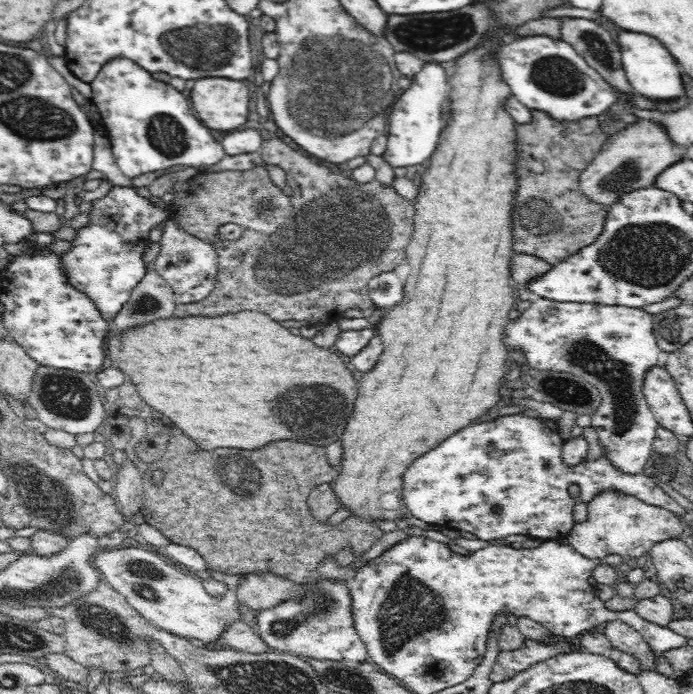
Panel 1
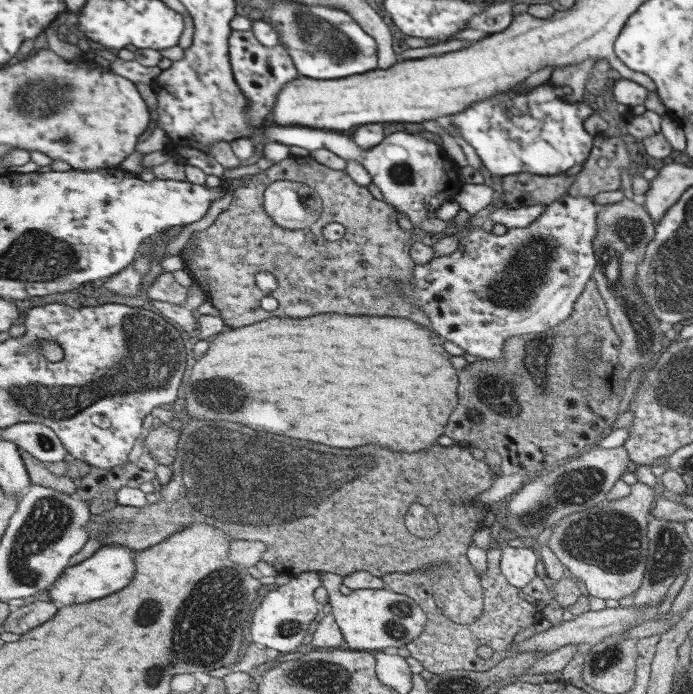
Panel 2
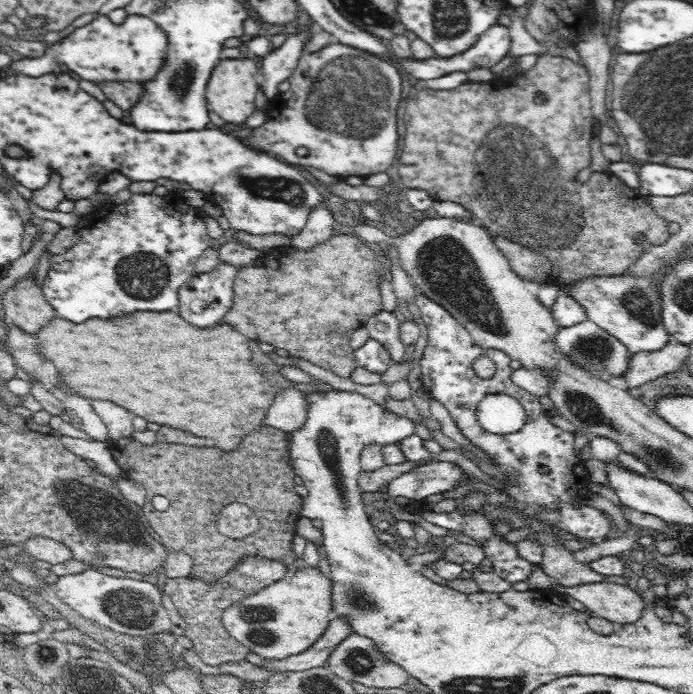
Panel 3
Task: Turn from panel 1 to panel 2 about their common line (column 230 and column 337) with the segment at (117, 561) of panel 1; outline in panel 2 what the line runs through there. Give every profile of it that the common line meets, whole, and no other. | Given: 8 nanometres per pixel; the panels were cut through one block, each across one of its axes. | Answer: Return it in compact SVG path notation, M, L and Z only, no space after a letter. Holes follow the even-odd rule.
M334 573L321 574L323 587L333 606L335 622L344 636L346 648L369 652L395 651L421 637L429 618L422 607L404 594L389 589L357 589L349 596L340 593L343 577Z

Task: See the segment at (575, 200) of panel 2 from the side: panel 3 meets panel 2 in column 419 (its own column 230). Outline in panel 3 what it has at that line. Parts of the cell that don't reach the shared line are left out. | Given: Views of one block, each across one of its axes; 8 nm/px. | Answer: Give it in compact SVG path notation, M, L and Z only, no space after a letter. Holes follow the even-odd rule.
M217 263L211 271L193 275L179 289L180 314L184 320L194 326L216 326L223 322L223 316L229 312L233 303L233 283L236 267L228 263Z

